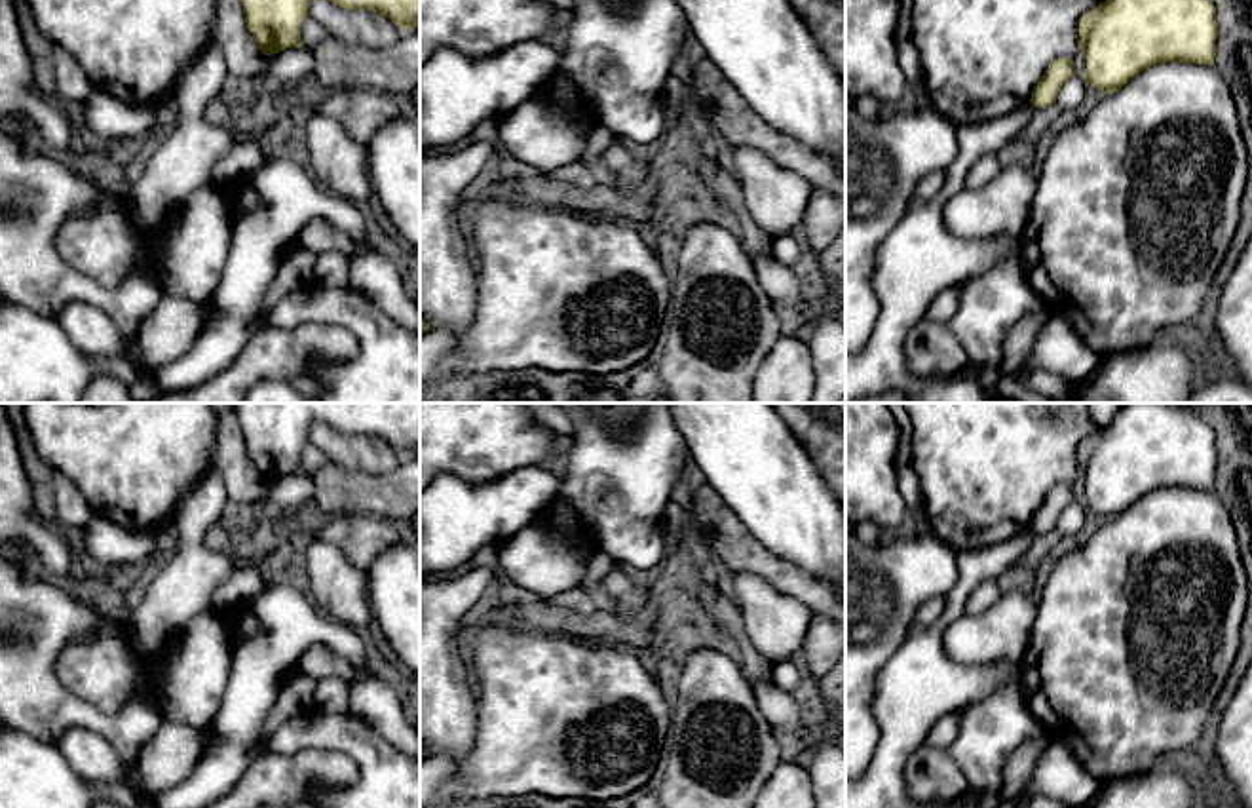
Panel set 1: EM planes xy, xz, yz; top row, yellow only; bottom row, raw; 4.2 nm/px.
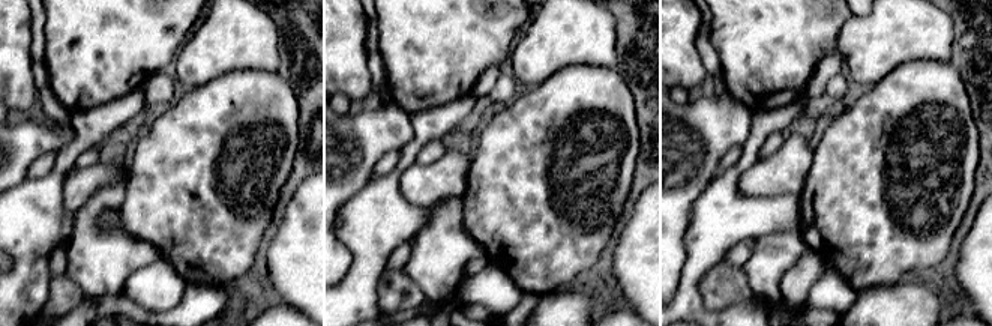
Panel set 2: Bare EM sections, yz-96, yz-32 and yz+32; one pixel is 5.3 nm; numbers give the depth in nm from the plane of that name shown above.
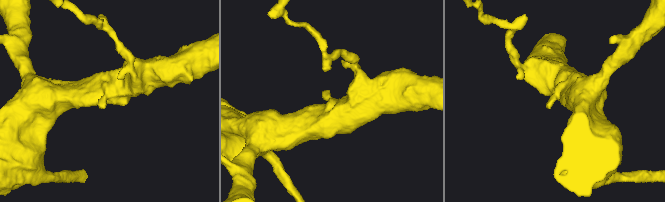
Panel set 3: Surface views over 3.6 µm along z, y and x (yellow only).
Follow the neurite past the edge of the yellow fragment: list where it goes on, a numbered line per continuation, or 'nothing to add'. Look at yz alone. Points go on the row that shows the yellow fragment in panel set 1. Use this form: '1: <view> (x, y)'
nothing to add

